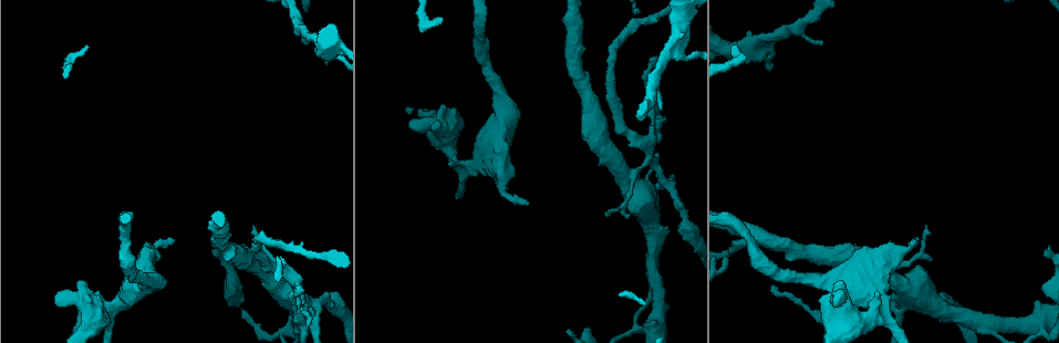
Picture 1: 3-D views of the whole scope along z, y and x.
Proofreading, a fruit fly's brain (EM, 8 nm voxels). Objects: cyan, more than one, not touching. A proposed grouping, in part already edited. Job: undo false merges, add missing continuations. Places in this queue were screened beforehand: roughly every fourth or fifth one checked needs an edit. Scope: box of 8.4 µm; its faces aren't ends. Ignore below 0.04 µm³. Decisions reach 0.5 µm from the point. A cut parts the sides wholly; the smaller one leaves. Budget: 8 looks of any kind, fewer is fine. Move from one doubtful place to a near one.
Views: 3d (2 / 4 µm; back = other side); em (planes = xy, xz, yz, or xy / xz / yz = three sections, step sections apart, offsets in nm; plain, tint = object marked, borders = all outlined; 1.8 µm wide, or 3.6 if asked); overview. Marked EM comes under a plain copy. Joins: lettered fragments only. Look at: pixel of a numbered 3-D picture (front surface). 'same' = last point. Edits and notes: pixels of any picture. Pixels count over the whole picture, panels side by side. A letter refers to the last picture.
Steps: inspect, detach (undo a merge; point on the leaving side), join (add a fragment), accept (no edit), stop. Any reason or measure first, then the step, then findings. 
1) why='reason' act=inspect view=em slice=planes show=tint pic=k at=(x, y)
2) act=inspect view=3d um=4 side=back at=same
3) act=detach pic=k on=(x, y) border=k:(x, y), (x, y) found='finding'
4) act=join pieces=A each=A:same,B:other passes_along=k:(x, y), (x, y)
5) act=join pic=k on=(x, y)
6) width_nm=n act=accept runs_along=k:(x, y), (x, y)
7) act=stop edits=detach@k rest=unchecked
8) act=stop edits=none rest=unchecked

act=inspect view=3d um=4 pic=1 at=(994, 322)

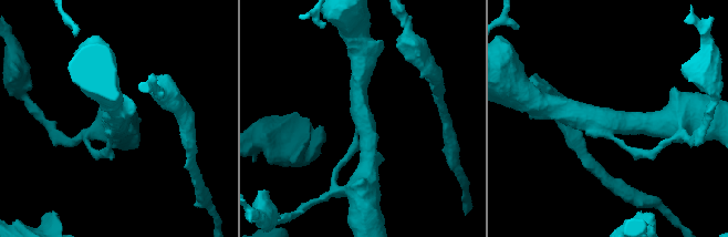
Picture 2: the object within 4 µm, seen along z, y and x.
arms=3 why='now the EM' act=inspect view=em slice=planes show=borders pic=2 at=(361, 118)

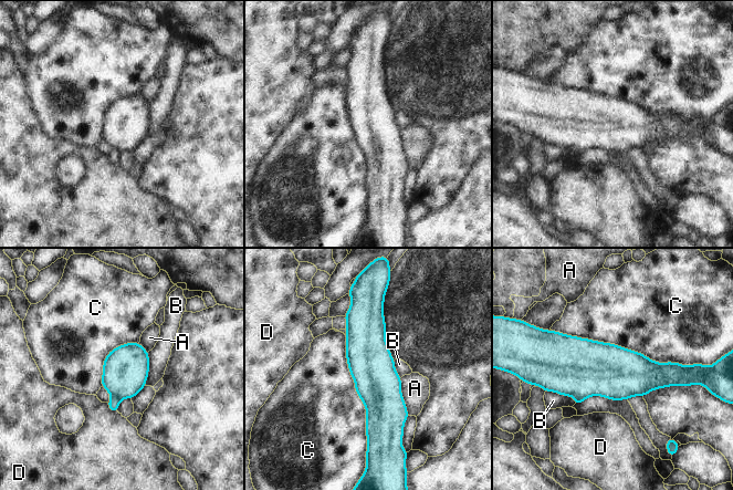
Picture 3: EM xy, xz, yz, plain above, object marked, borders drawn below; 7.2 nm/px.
act=accept each=A:other,B:other,C:other,D:other runs_along=3:(363, 305), (375, 375), (374, 438) found='all the same neuron'

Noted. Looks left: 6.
why='an open end' act=inspect view=3d um=4 pic=1 at=(527, 205)

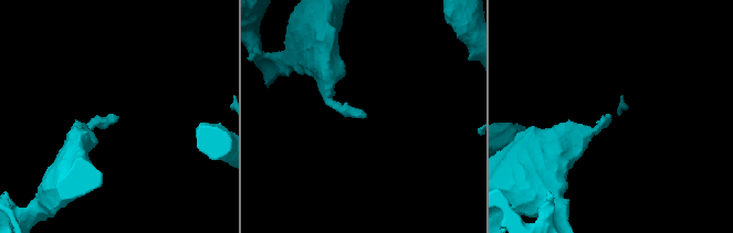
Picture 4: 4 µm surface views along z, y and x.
act=inspect view=em slice=yz step=16 show=tint pic=4 at=(608, 116)

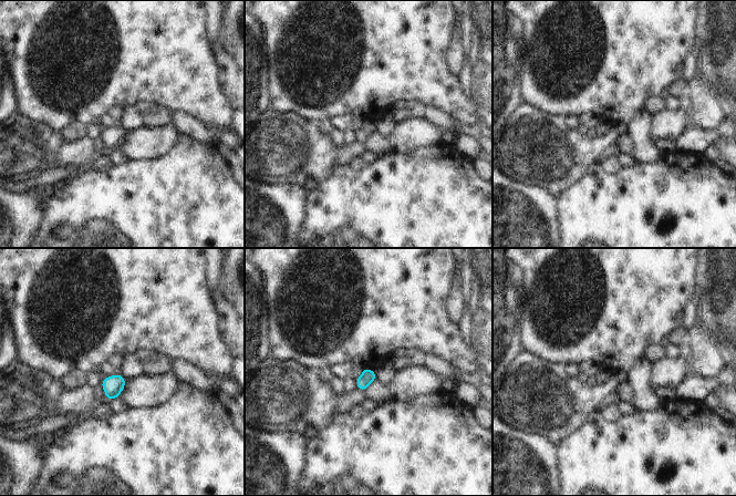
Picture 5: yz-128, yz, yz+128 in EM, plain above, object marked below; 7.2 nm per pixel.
act=inspect view=em slice=planes show=borders at=same

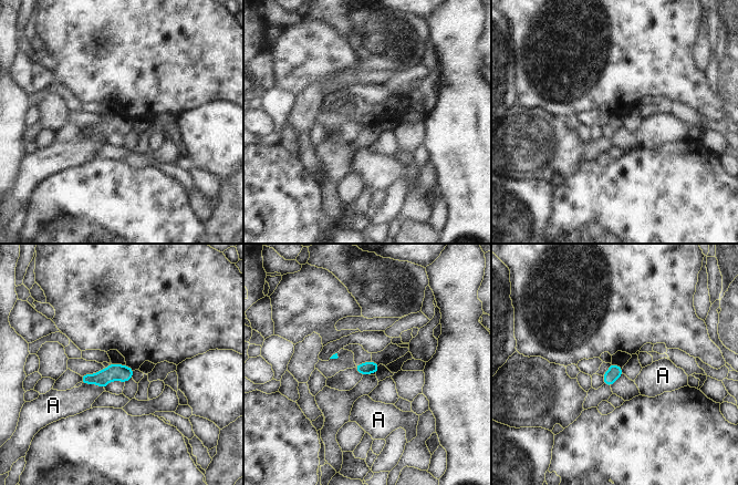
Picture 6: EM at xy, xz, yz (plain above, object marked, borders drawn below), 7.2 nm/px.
act=accept each=A:other border=6:(82, 382), (99, 384), (104, 390) found='no lettered fragment goes on from it'

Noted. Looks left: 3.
why='a fork' act=inspect view=3d um=4 pic=1 at=(275, 281)

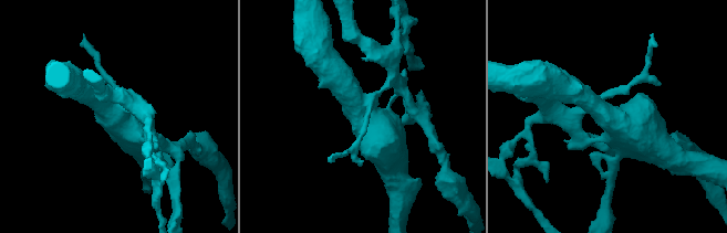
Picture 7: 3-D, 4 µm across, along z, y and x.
act=inspect view=em um=3.6 slice=planes show=tint pic=7 at=(601, 113)

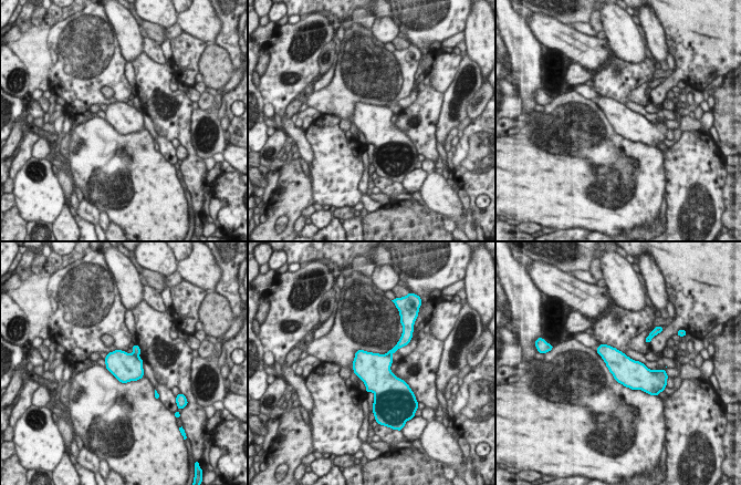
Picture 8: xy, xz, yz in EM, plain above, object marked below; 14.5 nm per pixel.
why='what lies round it' act=inspect view=em um=3.6 slice=planes show=borders at=same

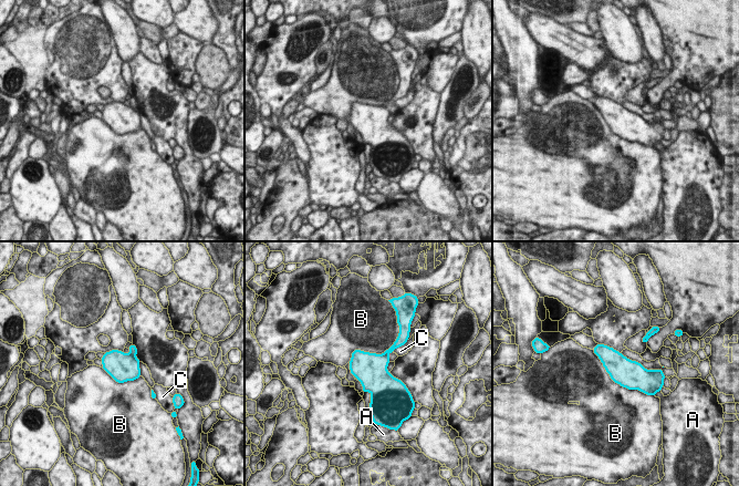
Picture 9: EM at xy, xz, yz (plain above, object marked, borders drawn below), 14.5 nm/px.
act=detach pic=9 on=(133, 350) each=A:other,B:other,C:other border=9:(131, 354), (135, 357) found='a second neuron is stuck on'

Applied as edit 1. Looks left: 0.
act=stop edits=detach@9 rest=unchecked

